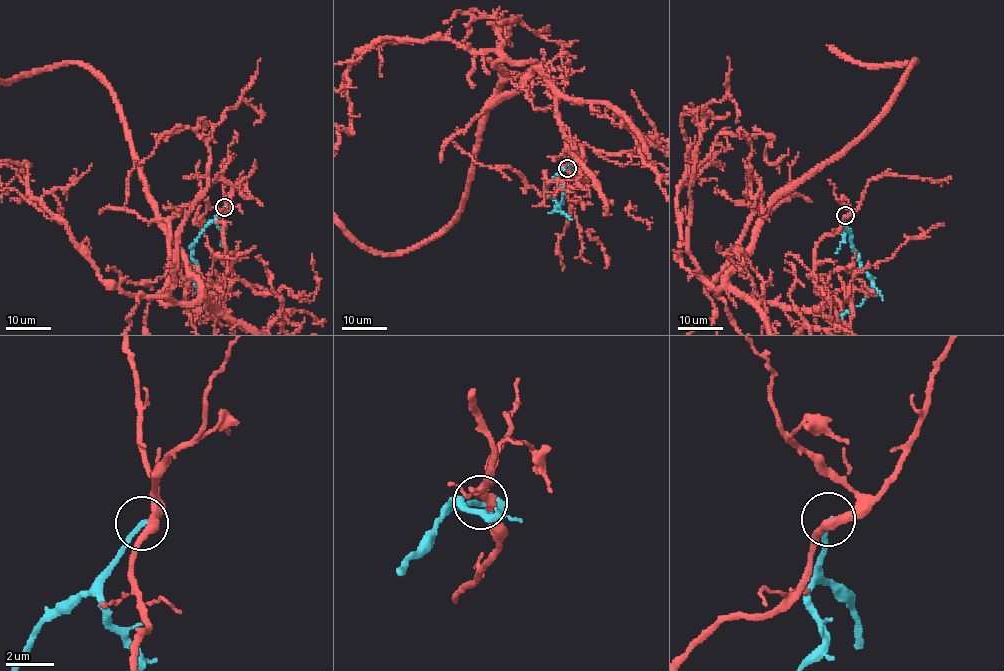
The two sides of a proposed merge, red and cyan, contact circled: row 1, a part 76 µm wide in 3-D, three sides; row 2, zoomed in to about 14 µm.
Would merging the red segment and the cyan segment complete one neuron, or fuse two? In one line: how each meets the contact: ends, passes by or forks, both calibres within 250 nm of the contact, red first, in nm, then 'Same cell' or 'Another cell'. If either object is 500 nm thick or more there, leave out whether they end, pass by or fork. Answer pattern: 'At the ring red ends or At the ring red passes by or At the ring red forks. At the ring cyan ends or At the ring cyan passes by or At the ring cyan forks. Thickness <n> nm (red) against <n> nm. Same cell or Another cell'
At the ring red passes by. At the ring cyan ends. Thickness 360 nm (red) against 220 nm. Another cell

